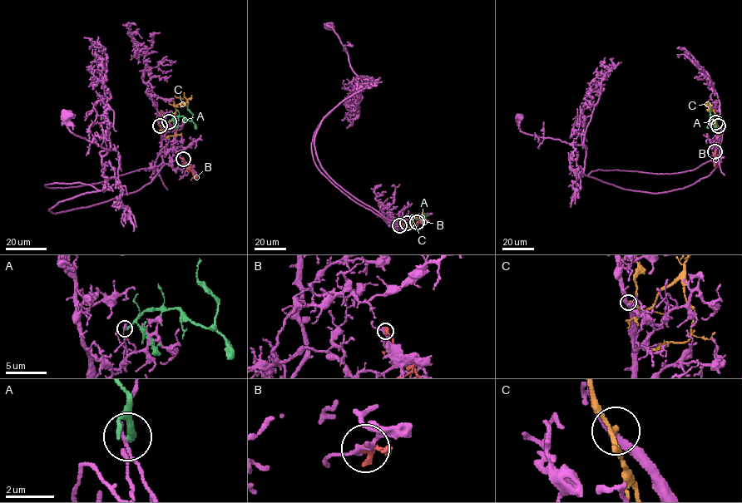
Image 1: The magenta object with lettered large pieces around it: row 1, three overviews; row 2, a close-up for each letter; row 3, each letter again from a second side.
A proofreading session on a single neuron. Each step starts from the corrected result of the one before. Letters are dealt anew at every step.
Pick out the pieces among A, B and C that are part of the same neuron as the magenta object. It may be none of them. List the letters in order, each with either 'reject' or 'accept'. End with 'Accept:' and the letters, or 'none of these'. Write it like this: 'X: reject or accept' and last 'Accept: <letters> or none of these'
A: reject
B: reject
C: reject
Accept: none of these

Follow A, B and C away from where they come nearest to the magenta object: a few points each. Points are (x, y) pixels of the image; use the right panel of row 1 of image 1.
A: (715, 122), (714, 119), (709, 122), (709, 109)
B: (714, 151), (715, 168)
C: (718, 126), (715, 115), (708, 107), (708, 101)

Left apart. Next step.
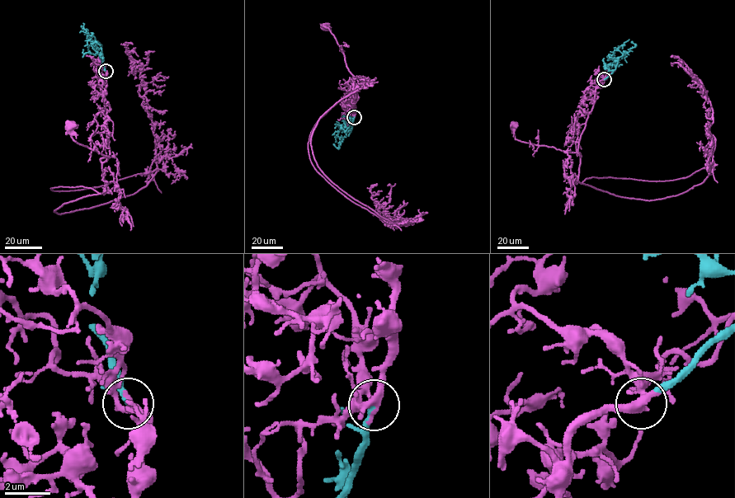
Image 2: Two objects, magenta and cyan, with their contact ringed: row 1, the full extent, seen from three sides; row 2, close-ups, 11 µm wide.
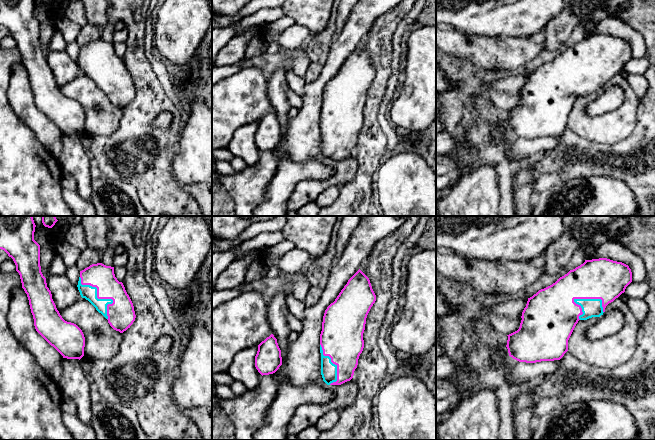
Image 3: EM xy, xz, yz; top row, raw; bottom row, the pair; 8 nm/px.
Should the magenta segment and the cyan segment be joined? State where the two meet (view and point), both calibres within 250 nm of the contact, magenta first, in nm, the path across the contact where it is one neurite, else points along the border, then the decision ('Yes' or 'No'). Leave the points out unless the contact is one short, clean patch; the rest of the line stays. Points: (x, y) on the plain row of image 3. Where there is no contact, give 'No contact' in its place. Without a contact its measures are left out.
Touches magenta at xy (100, 74). Thickness 220 nm (magenta) against 120 nm. Yes

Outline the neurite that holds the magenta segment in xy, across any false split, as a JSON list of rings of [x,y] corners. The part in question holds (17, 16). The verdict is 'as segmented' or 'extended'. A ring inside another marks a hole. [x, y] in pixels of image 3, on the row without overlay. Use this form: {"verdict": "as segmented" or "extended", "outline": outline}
{"verdict": "as segmented", "outline": [[[0,0],[0,25],[11,33],[27,70],[36,107],[62,132],[81,135],[84,132],[85,113],[74,99],[65,97],[56,84],[46,54],[41,48],[40,21],[34,16],[35,0]]]}

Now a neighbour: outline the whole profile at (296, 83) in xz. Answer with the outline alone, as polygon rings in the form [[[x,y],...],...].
[[[285,67],[285,72],[290,90],[295,92],[297,95],[302,96],[304,92],[304,86],[306,84],[305,79],[297,76],[294,73],[293,68]]]

